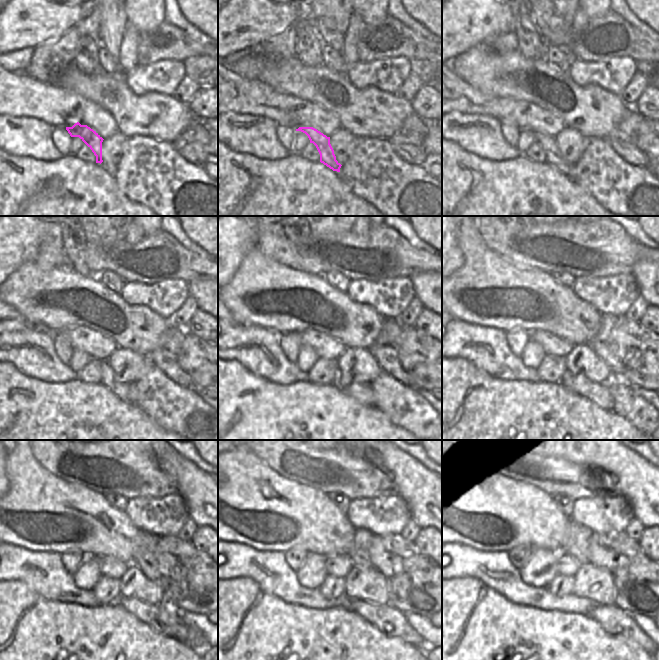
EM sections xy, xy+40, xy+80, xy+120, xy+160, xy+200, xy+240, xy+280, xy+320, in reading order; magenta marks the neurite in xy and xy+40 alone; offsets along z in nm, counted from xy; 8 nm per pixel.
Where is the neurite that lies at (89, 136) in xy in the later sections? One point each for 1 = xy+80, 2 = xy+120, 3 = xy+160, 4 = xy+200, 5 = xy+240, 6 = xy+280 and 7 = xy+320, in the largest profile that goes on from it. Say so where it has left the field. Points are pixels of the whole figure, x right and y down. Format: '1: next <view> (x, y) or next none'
1: next xy+80 (554, 157)
2: next xy+120 (127, 392)
3: next xy+160 (361, 392)
4: next xy+200 (598, 393)
5: next xy+240 (164, 619)
6: next xy+280 (391, 622)
7: next xy+320 (616, 622)

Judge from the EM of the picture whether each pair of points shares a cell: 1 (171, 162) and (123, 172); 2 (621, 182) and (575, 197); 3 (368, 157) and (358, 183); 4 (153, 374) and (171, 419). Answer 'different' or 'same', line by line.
1: same
2: different
3: same
4: same

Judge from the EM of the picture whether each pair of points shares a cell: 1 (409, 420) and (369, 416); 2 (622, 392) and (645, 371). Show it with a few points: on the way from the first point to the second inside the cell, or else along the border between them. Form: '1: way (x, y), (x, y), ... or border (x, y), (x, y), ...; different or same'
1: border (374, 406), (393, 424), (405, 429); different
2: border (619, 379), (631, 386), (638, 386), (640, 388); different

